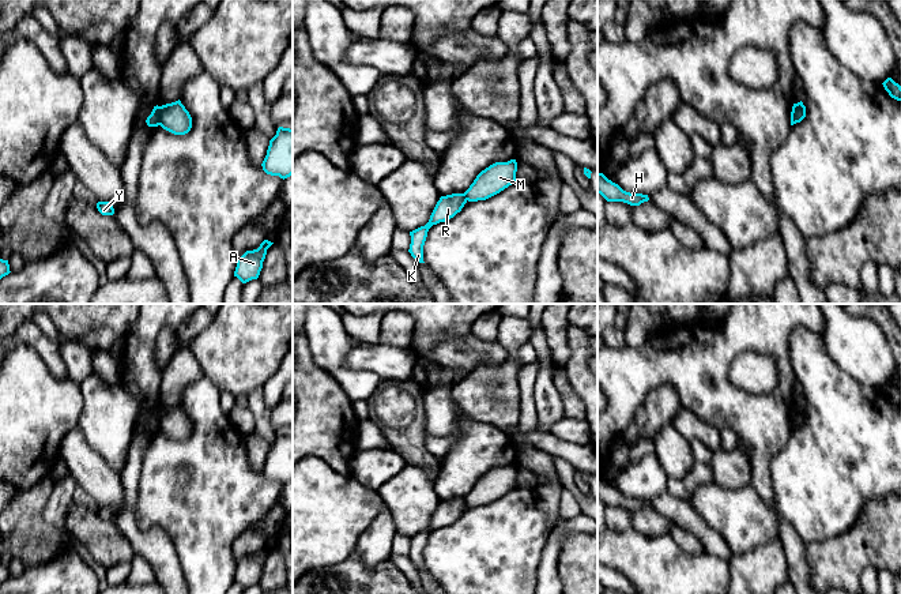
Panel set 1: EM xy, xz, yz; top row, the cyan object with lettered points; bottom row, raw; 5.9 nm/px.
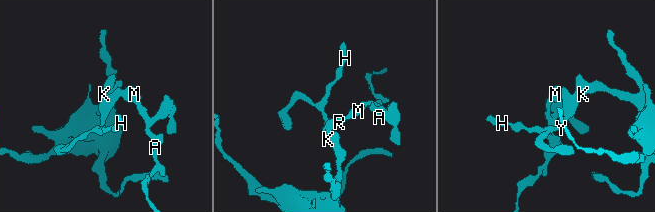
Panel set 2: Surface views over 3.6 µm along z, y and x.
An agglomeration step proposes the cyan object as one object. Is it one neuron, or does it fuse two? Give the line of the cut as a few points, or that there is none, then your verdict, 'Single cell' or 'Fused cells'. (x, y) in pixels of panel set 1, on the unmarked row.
Split along xy (161, 412), (158, 429). Fused cells

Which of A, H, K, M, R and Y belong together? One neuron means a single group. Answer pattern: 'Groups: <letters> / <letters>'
Groups: A M / H K R Y

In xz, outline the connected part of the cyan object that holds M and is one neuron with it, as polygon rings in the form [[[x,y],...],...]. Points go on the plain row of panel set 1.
[[[495,467],[482,475],[464,497],[468,507],[486,505],[516,488],[517,467]]]

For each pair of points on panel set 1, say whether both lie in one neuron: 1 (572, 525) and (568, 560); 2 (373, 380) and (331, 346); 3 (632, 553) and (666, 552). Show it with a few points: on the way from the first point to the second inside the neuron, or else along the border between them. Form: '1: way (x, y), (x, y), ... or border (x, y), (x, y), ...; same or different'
1: border (583, 532), (569, 534), (564, 540), (558, 564); different
2: way (359, 380), (350, 380), (332, 360); same
3: way (640, 553), (658, 553); same

